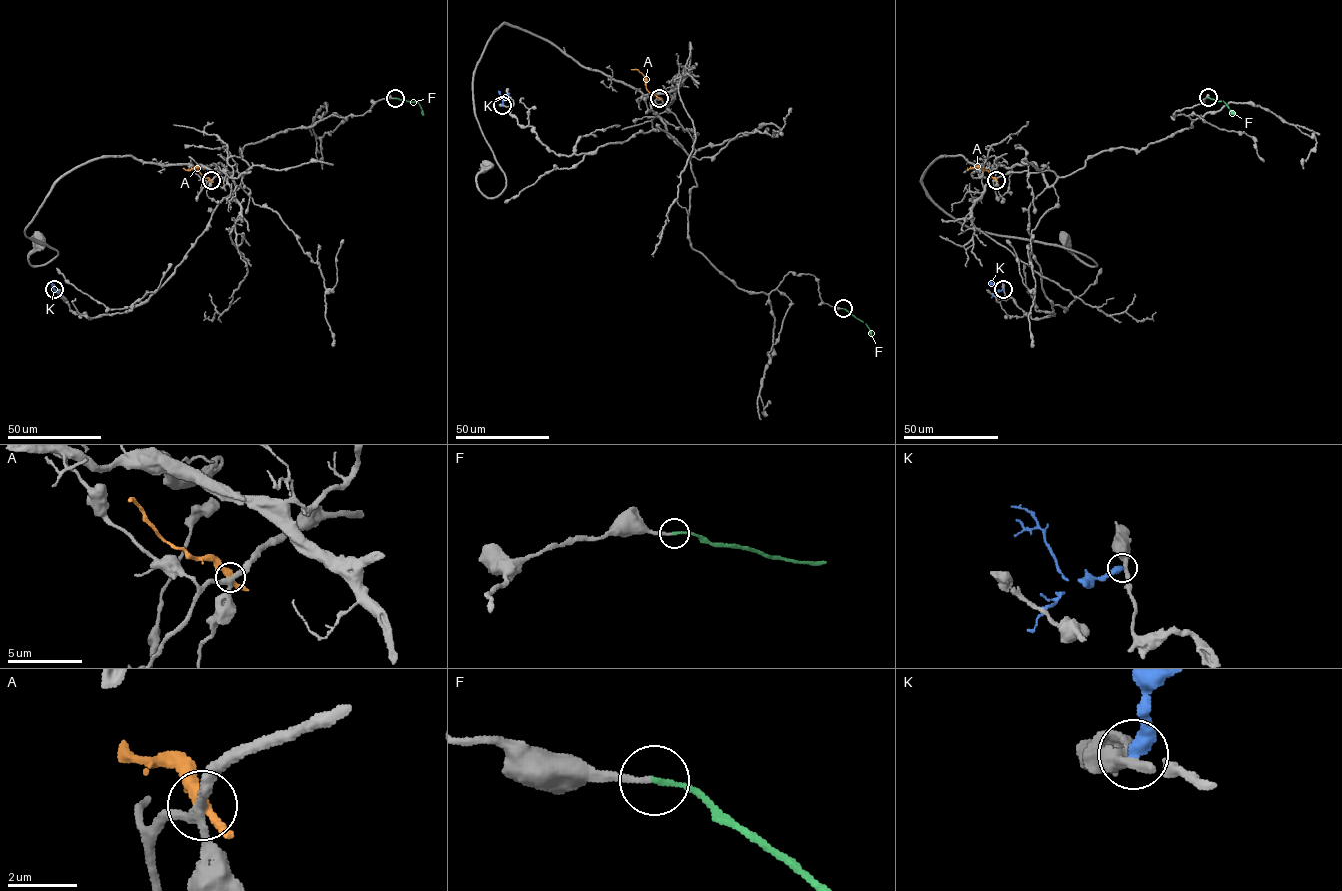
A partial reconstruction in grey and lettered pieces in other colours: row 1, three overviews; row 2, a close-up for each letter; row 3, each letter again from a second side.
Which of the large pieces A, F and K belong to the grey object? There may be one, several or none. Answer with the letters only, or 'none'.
F

